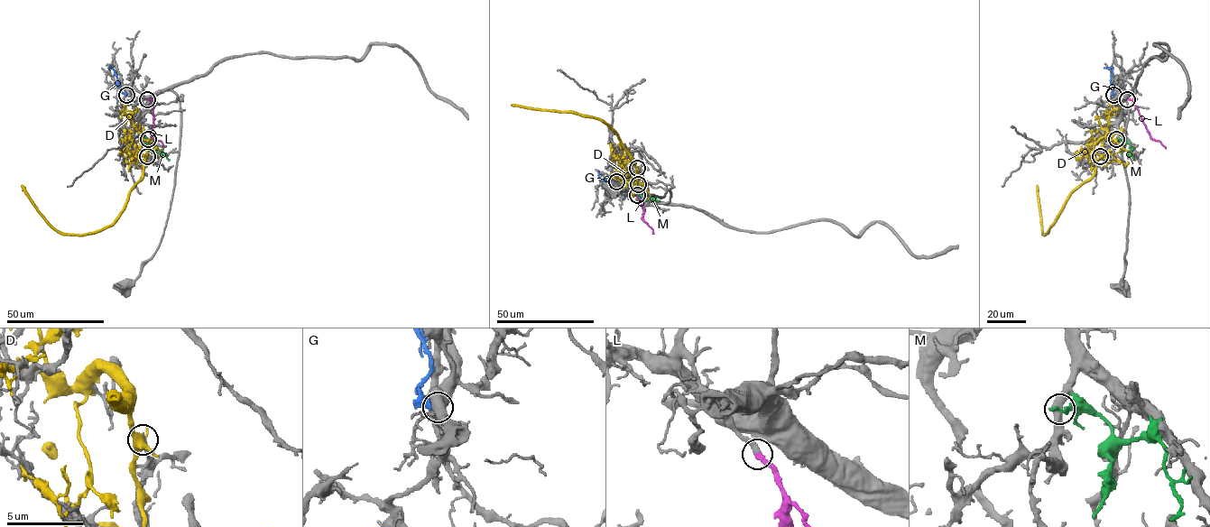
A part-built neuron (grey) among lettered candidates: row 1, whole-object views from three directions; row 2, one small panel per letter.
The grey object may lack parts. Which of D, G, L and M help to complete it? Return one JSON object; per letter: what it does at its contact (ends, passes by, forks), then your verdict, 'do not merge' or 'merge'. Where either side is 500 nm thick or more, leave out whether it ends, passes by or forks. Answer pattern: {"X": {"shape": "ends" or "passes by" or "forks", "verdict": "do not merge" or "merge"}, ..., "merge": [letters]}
{"D": {"shape": "forks", "verdict": "do not merge"}, "G": {"verdict": "do not merge"}, "L": {"shape": "ends", "verdict": "merge"}, "M": {"verdict": "do not merge"}, "merge": ["L"]}

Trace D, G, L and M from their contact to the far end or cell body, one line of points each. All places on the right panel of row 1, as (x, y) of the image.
D: (1100, 156), (1096, 161), (1095, 172), (1071, 194), (1059, 216), (1044, 235), (1037, 185)
G: (1113, 95), (1111, 84), (1113, 68), (1103, 68)
L: (1127, 99), (1135, 105), (1150, 137), (1165, 148)
M: (1116, 139), (1130, 144), (1132, 160)

